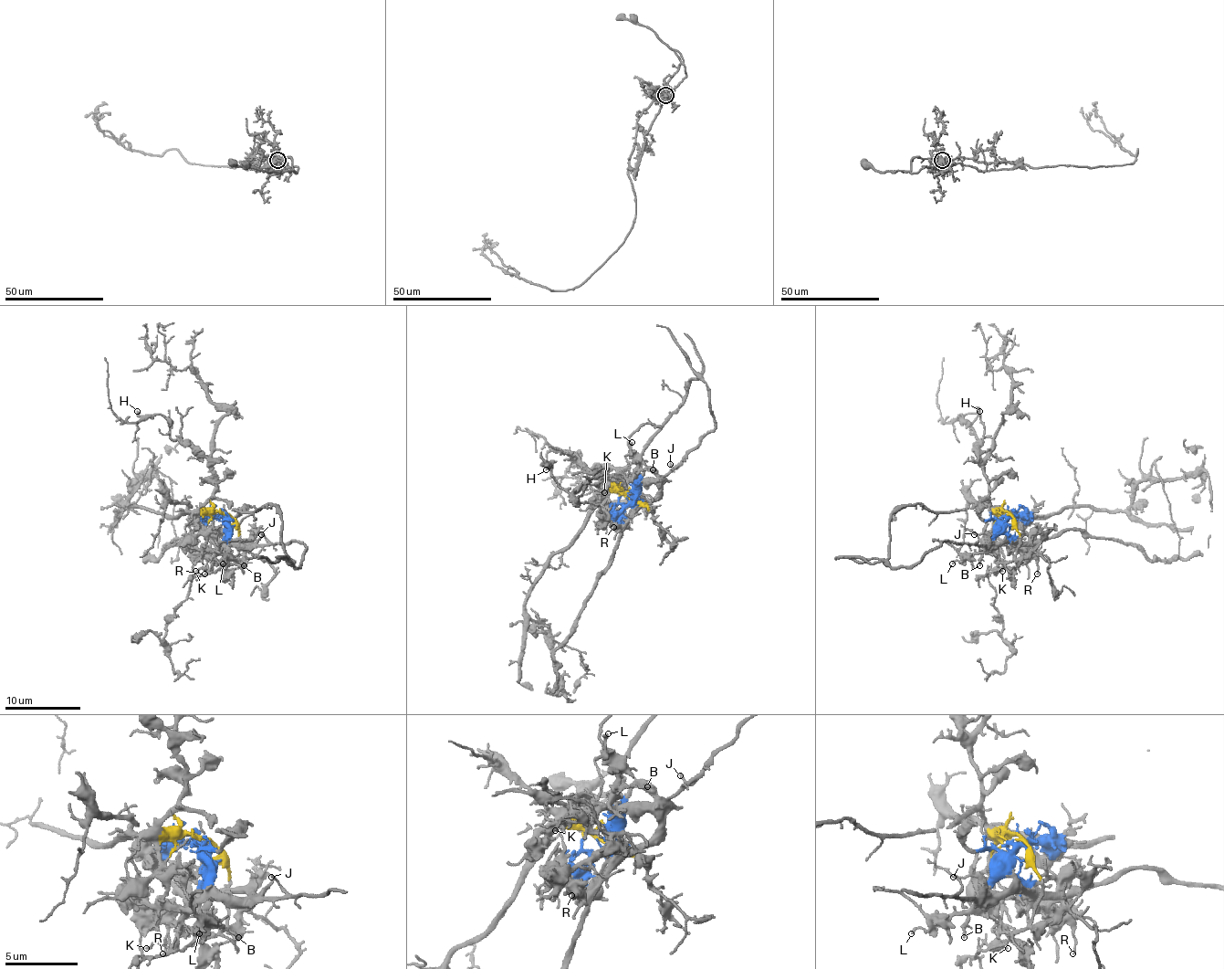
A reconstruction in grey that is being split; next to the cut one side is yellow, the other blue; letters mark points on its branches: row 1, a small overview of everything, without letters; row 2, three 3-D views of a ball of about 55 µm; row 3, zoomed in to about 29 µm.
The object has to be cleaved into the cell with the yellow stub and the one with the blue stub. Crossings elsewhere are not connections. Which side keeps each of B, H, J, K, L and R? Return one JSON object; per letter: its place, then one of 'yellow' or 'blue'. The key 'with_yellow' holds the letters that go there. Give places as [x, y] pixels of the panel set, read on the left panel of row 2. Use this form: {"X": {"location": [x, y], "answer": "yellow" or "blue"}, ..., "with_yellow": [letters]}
{"B": {"location": [244, 565], "answer": "blue"}, "H": {"location": [137, 411], "answer": "yellow"}, "J": {"location": [261, 534], "answer": "blue"}, "K": {"location": [195, 571], "answer": "blue"}, "L": {"location": [223, 563], "answer": "blue"}, "R": {"location": [204, 574], "answer": "blue"}, "with_yellow": ["H"]}

